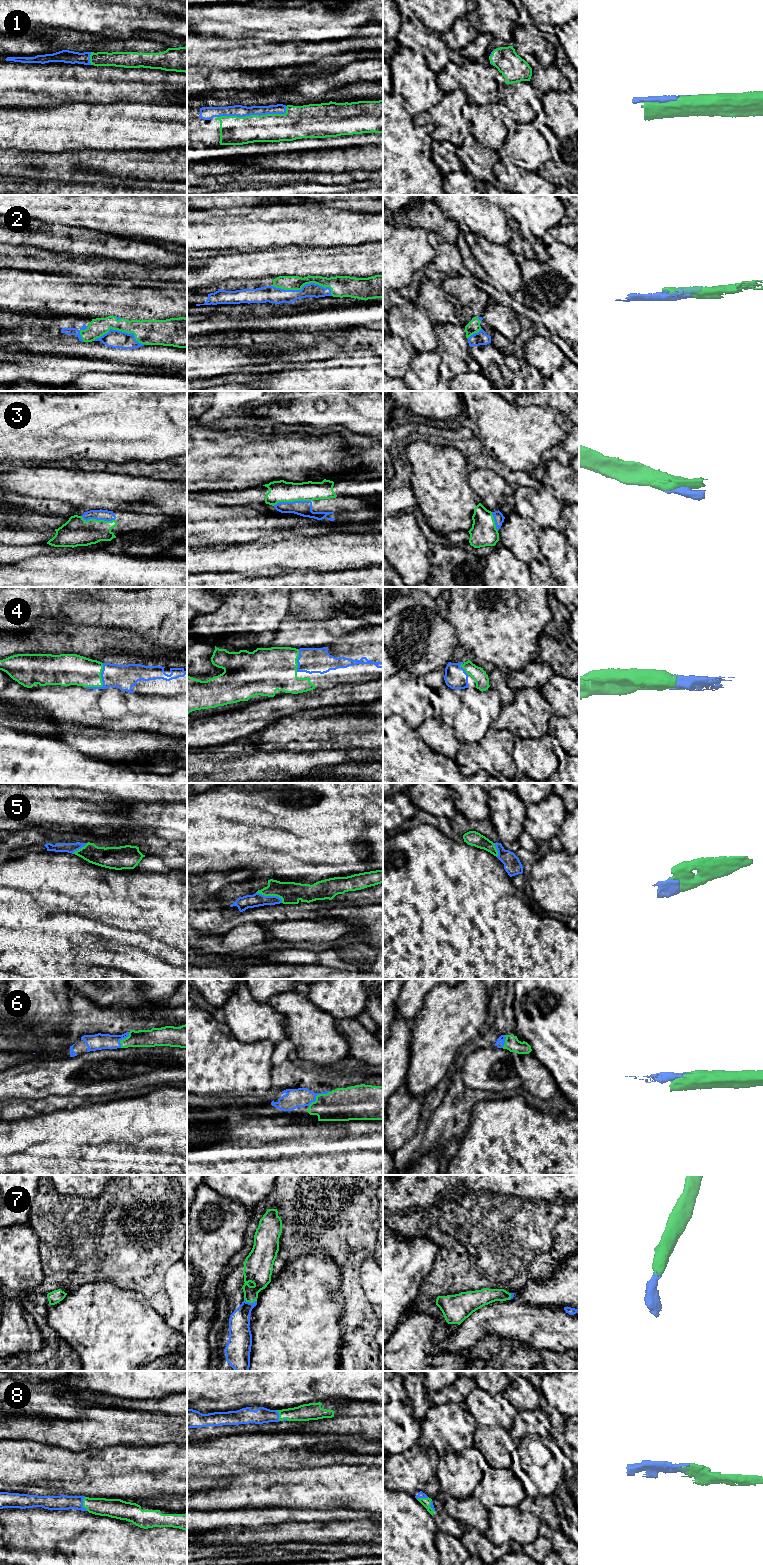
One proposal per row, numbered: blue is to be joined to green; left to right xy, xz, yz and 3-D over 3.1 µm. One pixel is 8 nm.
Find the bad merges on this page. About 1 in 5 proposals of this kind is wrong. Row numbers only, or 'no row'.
no row

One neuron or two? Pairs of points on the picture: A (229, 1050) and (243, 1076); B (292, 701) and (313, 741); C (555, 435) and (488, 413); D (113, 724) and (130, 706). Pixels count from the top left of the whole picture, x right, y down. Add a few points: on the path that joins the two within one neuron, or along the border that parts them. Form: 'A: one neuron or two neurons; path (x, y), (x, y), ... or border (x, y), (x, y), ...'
A: one neuron; path (229, 1056), (229, 1062), (237, 1070)
B: two neurons; border (320, 707), (296, 711), (276, 721)
C: one neuron; path (538, 433), (510, 433), (505, 428)
D: one neuron; path (118, 723), (130, 711)

